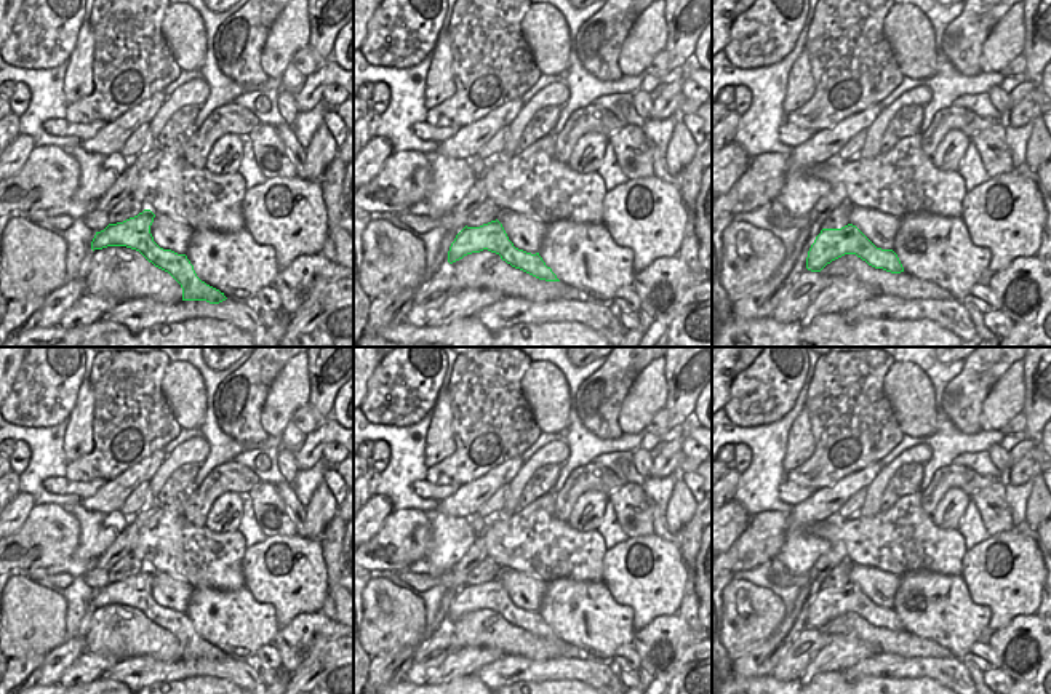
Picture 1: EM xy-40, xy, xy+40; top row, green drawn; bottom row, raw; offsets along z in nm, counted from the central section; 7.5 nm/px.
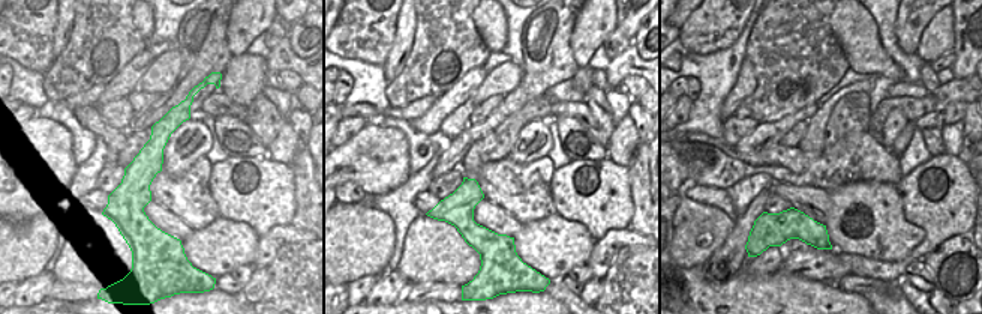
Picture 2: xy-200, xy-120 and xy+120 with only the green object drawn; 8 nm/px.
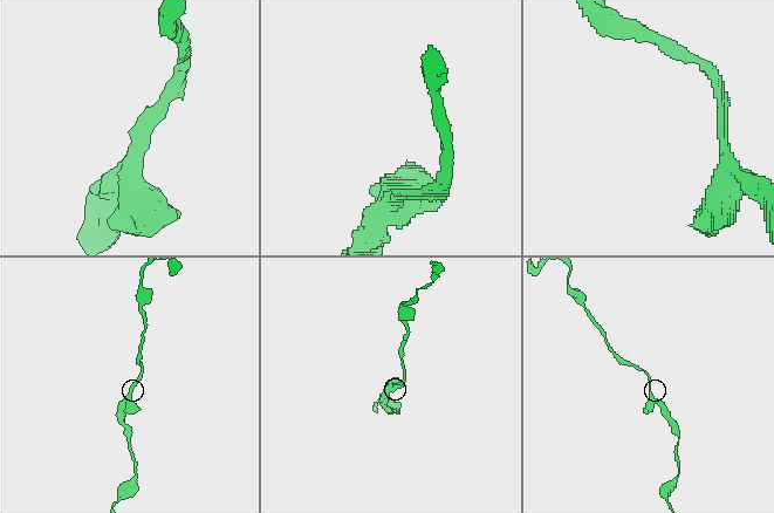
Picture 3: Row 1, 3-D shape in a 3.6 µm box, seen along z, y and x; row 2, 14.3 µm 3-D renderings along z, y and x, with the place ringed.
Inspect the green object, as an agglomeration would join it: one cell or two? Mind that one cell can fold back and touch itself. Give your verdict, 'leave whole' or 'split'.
leave whole

